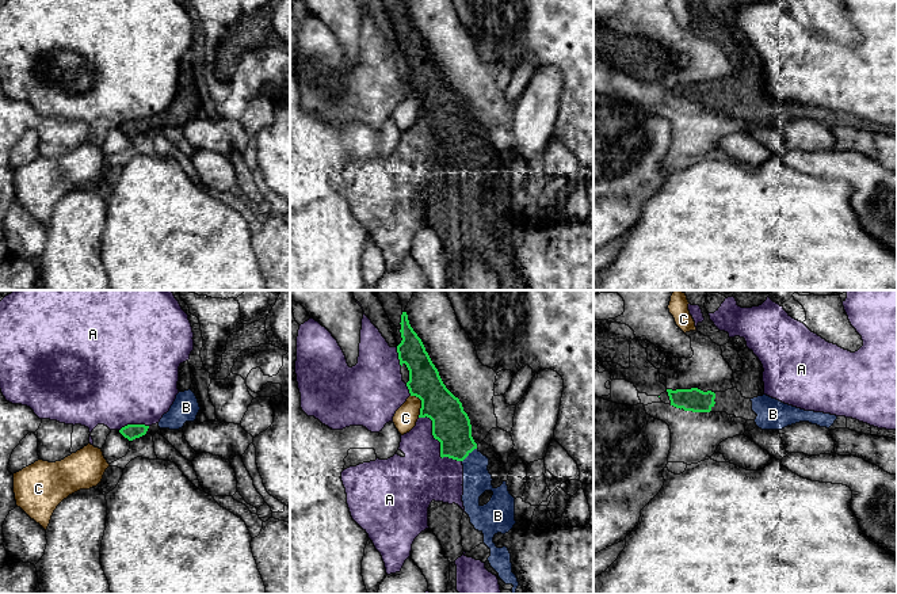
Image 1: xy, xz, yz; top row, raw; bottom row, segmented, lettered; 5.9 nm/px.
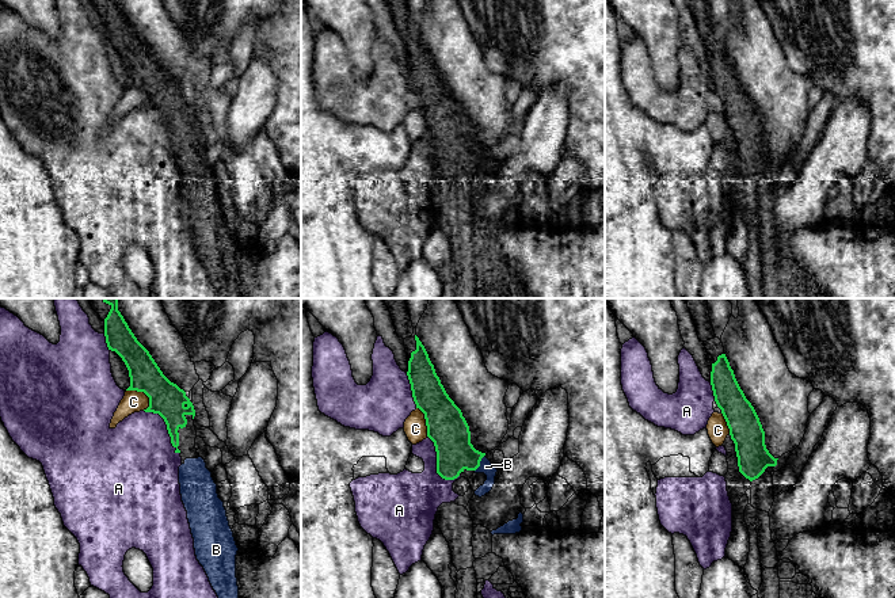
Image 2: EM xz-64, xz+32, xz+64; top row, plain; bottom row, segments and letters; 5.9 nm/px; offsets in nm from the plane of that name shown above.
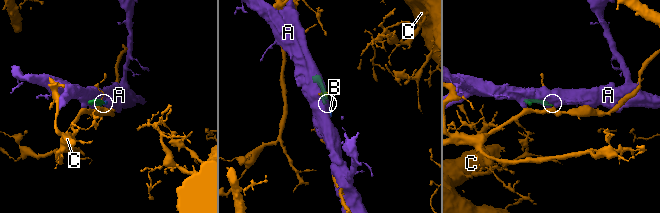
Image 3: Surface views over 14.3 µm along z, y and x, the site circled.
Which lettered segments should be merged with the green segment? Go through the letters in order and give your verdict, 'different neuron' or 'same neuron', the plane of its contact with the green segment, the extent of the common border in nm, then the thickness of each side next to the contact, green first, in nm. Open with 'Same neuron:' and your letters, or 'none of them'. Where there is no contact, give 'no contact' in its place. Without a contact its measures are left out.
Same neuron: B
A: different neuron | xz | 380 nm | 220/320 nm
B: same neuron | xz | 120 nm | 220/160 nm
C: different neuron | xz | 140 nm | 220/140 nm

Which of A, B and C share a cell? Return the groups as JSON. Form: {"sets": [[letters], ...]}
{"sets": [["A"], ["B"], ["C"]]}

